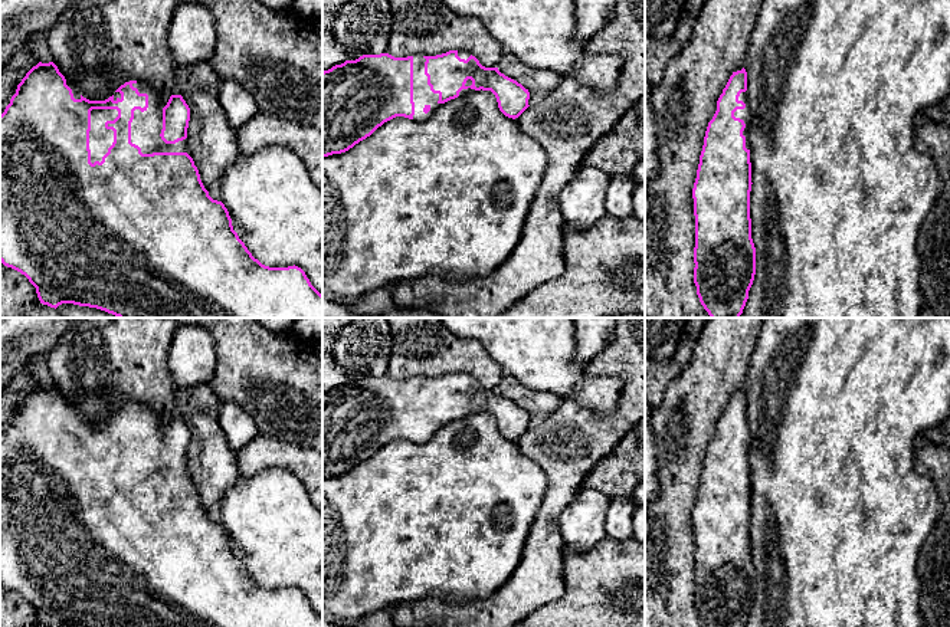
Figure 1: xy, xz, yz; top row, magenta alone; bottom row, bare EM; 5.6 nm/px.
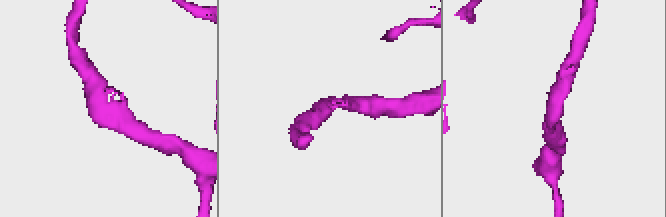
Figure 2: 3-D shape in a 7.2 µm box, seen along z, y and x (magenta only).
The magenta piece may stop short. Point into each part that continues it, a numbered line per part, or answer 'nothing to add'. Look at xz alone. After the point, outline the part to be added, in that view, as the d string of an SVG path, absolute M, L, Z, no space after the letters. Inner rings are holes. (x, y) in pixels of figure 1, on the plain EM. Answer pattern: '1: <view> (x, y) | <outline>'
1: xz (422, 417) | M413 378L413 424L415 424L415 443L426 443L443 426L439 426L439 416L433 416L428 407L425 397L423 378Z

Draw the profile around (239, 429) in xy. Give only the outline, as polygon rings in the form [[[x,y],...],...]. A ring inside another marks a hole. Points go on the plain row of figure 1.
[[[222,403],[219,426],[226,436],[227,444],[235,452],[239,452],[259,434],[252,417],[235,403]]]

